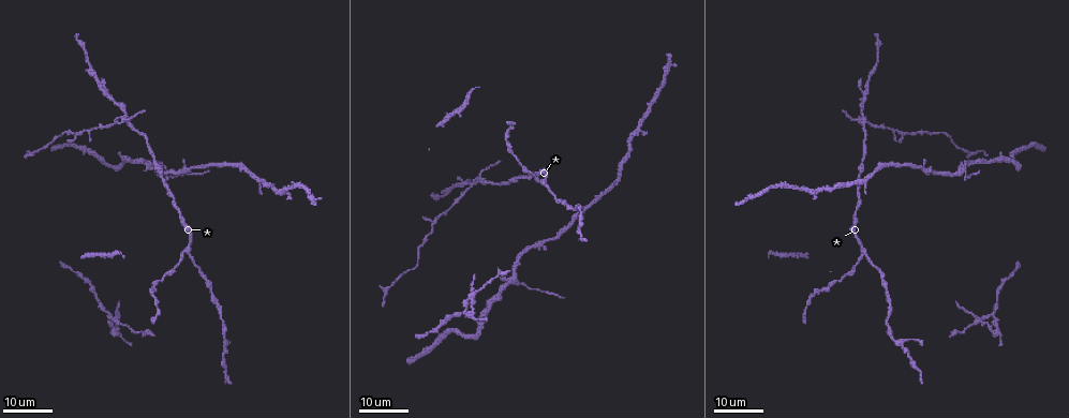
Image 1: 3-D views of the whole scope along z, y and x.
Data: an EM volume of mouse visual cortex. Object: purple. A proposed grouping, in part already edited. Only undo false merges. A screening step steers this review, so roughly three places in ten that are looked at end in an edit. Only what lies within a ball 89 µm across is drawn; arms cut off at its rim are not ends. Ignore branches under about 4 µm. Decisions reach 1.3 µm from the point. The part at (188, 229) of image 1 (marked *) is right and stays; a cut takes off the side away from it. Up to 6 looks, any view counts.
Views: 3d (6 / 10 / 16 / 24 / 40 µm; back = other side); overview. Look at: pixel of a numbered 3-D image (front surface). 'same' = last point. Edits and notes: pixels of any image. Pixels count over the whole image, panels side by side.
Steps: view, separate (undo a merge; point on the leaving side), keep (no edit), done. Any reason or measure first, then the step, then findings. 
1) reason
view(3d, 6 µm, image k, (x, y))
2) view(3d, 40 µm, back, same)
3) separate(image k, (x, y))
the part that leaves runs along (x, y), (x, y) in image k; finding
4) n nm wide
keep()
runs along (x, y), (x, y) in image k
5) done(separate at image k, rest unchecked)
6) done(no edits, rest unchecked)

three-way junction
view(3d, 24 µm, image 1, (864, 116))

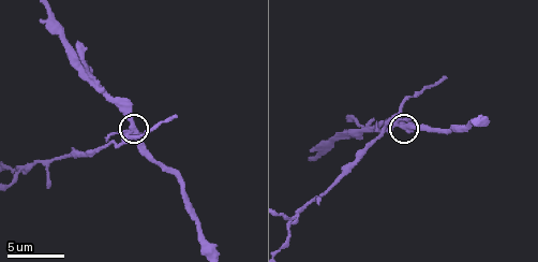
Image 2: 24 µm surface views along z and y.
view(3d, 6 µm, image 2, (400, 125))

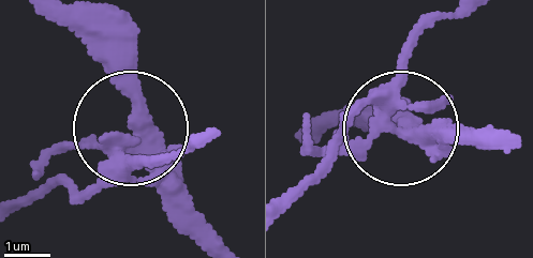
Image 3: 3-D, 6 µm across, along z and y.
side arm 22 µm
separate(image 3, (82, 192))
a second neuron is stuck on

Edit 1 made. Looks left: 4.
looks like a crossing
view(3d, 24 µm, image 1, (540, 245))

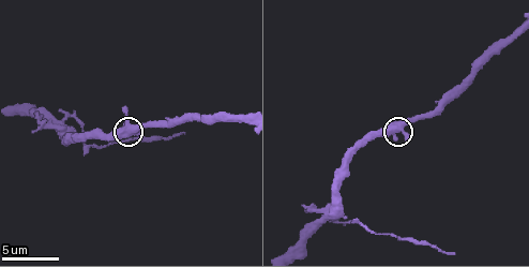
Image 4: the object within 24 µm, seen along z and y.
view(3d, 6 µm, image 4, (401, 128))

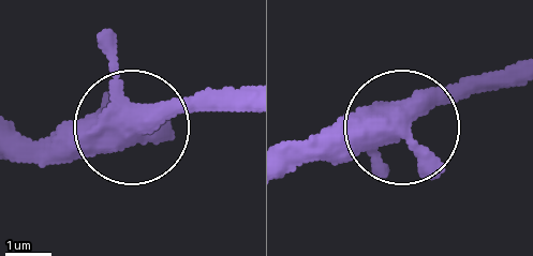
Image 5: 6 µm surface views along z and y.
430 nm wide
keep()
all the same neuron

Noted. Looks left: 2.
small branch off a trunk
view(3d, 16 µm, image 1, (978, 318))

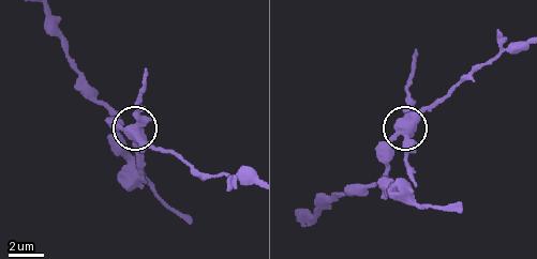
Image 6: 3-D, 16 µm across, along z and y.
view(3d, 6 µm, image 6, (134, 127))

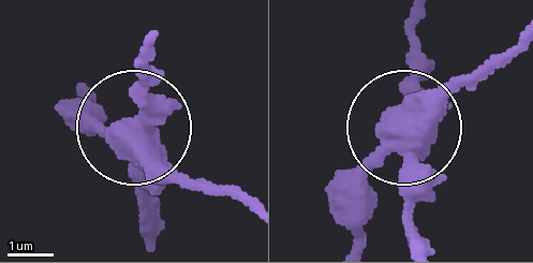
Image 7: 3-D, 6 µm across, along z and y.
separate(image 7, (147, 95))
a second neuron is stuck on

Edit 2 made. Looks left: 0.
done(separate at image 3, separate at image 7, rest unchecked)

